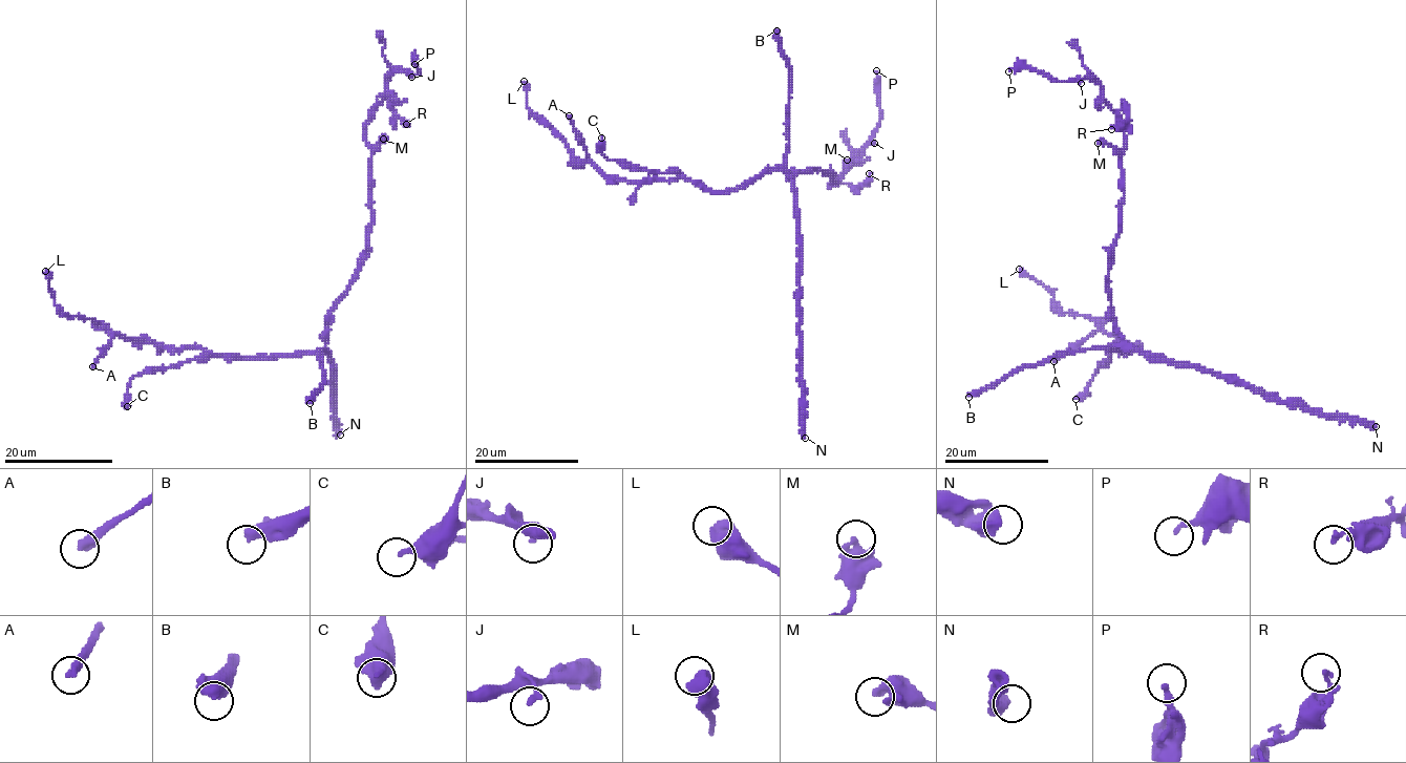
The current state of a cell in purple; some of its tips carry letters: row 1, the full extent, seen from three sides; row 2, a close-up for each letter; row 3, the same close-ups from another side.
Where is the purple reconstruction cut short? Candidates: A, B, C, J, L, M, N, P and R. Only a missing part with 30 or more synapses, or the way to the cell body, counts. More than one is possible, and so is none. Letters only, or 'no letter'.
B

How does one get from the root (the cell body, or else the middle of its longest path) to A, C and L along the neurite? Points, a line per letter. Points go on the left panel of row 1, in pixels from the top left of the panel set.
A: (327, 333), (323, 350), (254, 357), (160, 346), (114, 334), (92, 366)
C: (327, 333), (326, 346), (315, 352), (254, 357), (208, 355), (166, 368), (147, 369), (131, 380), (127, 406)
L: (327, 333), (323, 350), (254, 357), (124, 340), (91, 319), (68, 317), (55, 303), (45, 271)

